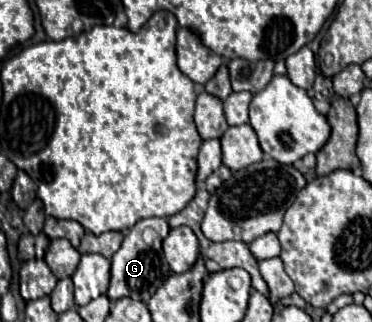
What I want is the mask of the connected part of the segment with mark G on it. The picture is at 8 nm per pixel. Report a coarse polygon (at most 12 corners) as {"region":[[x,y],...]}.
{"region":[[139,219],[111,257],[107,297],[147,303],[171,273],[167,219]]}

